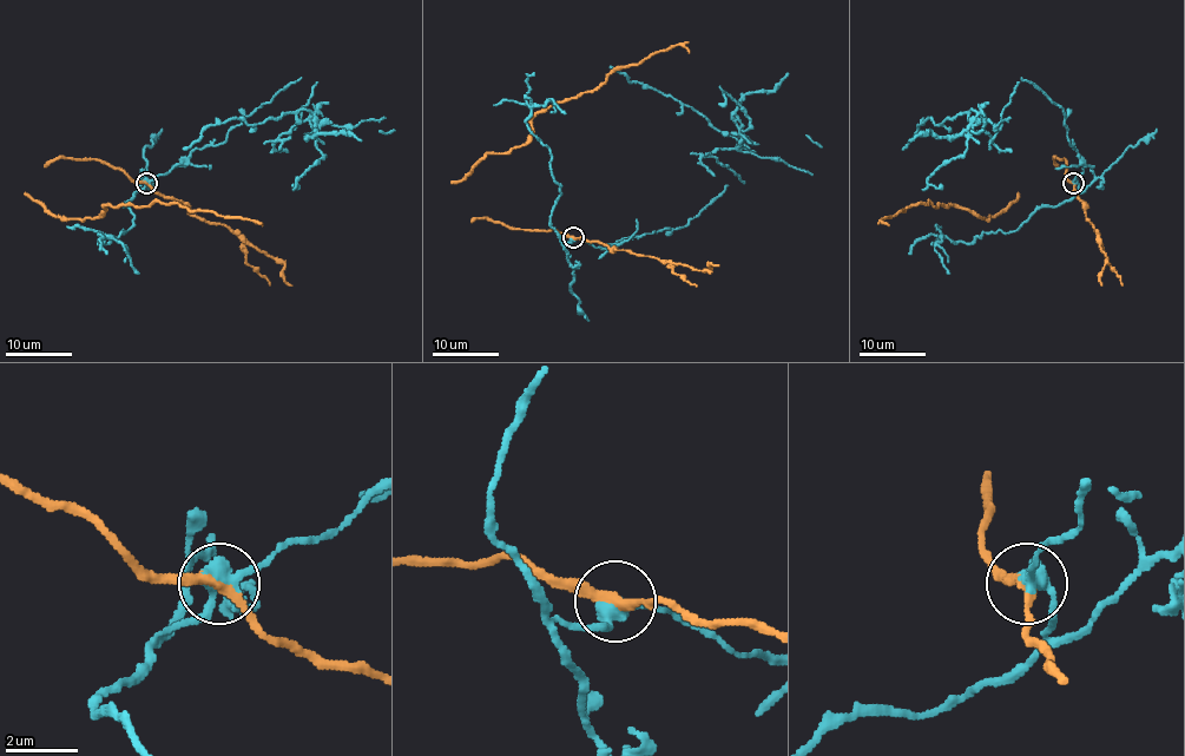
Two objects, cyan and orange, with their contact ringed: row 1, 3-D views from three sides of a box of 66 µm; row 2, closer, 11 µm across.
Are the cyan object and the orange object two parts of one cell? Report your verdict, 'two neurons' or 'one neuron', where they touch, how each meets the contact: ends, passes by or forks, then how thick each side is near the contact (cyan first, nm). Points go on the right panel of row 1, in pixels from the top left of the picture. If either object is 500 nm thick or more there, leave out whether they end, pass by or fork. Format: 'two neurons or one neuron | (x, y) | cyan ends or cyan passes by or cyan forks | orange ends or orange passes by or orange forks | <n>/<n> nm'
two neurons | (1073, 183) | cyan passes by | orange passes by | 420/280 nm

